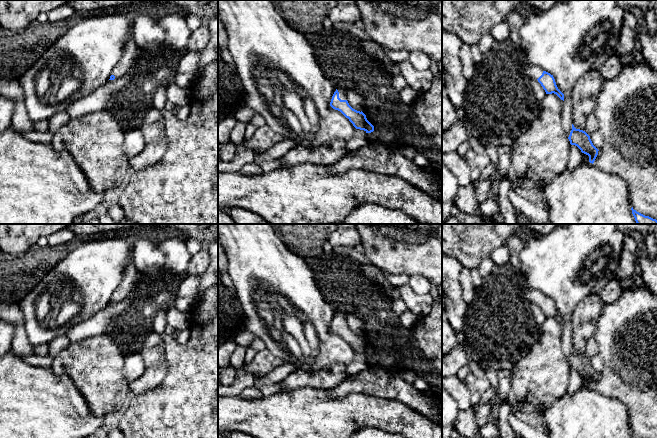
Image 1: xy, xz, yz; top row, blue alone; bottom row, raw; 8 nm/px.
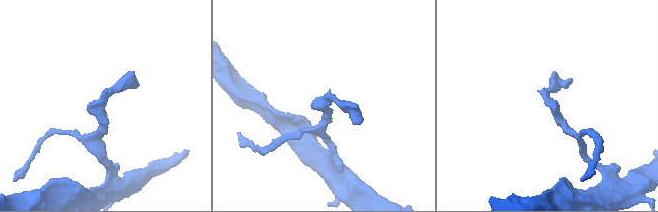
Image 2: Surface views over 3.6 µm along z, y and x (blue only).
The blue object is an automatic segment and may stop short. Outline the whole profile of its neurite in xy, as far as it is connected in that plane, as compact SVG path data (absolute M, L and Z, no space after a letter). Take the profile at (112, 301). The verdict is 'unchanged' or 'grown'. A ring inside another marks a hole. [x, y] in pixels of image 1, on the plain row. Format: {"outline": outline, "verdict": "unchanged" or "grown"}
{"outline": "M131 259L126 266L120 285L111 295L111 300L109 304L114 304L123 301L130 293L139 275L140 274Z", "verdict": "grown"}

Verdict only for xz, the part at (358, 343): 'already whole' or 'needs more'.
needs more

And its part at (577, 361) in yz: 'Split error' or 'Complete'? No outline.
Complete

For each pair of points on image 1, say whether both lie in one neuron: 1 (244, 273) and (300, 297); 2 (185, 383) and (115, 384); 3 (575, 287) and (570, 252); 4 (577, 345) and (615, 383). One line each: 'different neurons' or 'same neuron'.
1: same neuron
2: different neurons
3: same neuron
4: different neurons

